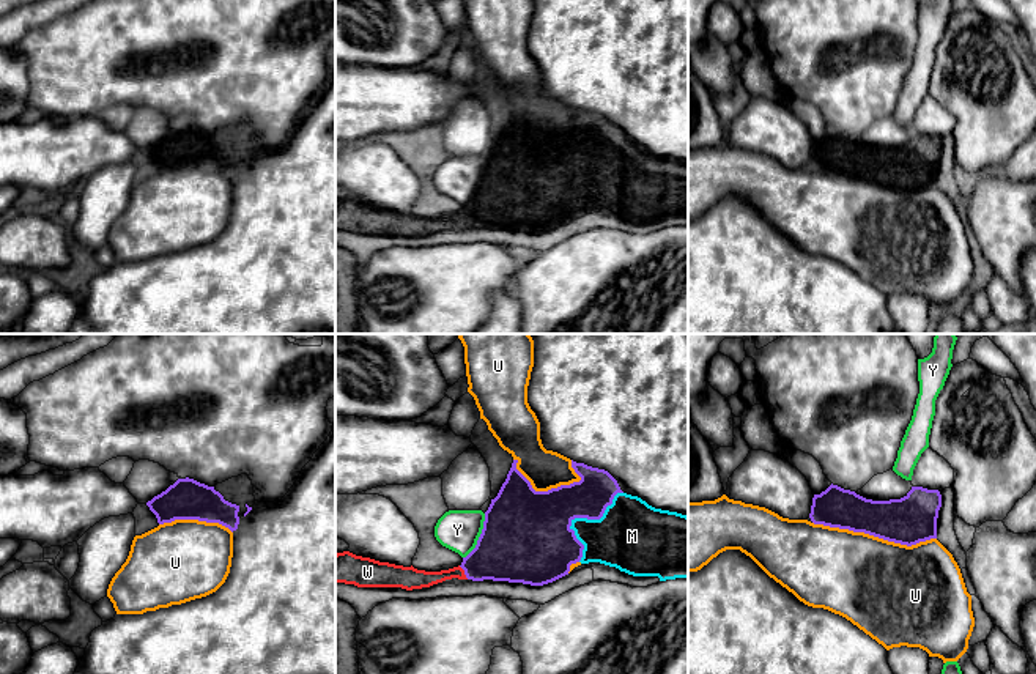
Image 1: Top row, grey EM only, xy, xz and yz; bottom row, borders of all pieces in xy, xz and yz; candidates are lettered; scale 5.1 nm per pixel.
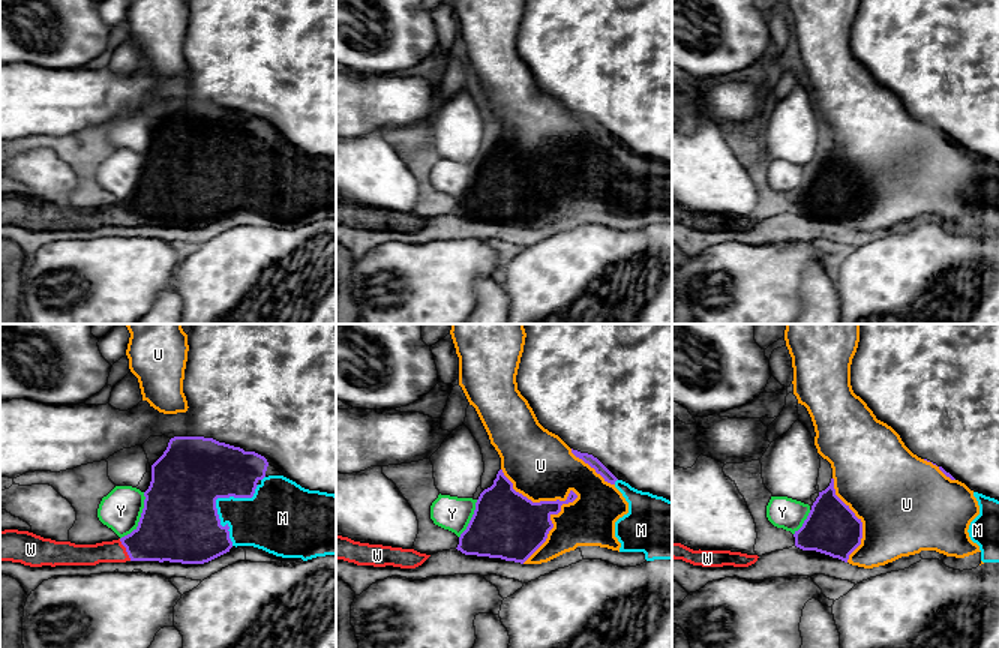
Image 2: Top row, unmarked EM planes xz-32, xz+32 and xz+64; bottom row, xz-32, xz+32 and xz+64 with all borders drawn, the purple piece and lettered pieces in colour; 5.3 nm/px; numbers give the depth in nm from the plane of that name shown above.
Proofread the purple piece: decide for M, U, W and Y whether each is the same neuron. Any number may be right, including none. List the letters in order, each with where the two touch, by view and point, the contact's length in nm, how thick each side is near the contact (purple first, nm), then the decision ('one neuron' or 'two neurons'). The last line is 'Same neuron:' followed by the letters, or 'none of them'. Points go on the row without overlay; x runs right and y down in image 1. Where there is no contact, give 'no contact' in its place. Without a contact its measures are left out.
M: meets purple in xz at (580, 164); contact 420 nm long; 380 nm thick on the purple side, 320 nm on the other; one neuron
U: meets purple in yz at (874, 183); contact 650 nm long; 240 nm thick on the purple side, 460 nm on the other; two neurons
W: meets purple in xz at (465, 219); contact 90 nm long; 320 nm thick on the purple side, 100 nm on the other; one neuron
Y: meets purple in xz at (480, 183); contact 260 nm long; 460 nm thick on the purple side, 200 nm on the other; two neurons
Same neuron: M, W

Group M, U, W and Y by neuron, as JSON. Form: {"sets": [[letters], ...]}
{"sets": [["M", "W"], ["U"], ["Y"]]}

